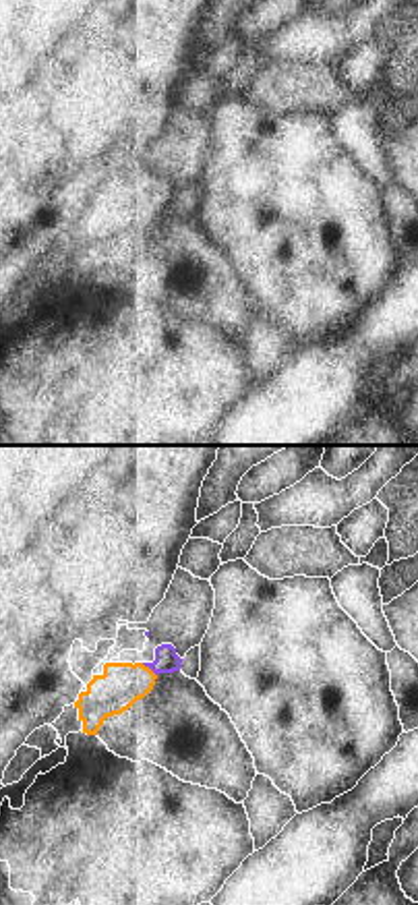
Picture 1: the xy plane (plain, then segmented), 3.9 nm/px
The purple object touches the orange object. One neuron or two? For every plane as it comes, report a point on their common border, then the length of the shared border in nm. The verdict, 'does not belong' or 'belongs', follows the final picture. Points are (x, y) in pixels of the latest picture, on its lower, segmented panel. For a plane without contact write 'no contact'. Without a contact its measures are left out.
(150, 667) | 80 nm

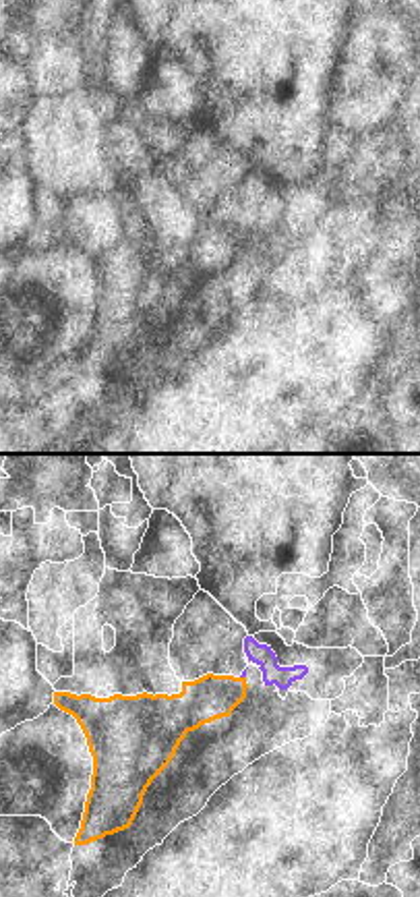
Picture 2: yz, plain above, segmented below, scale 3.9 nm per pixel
(243, 676) | 30 nm

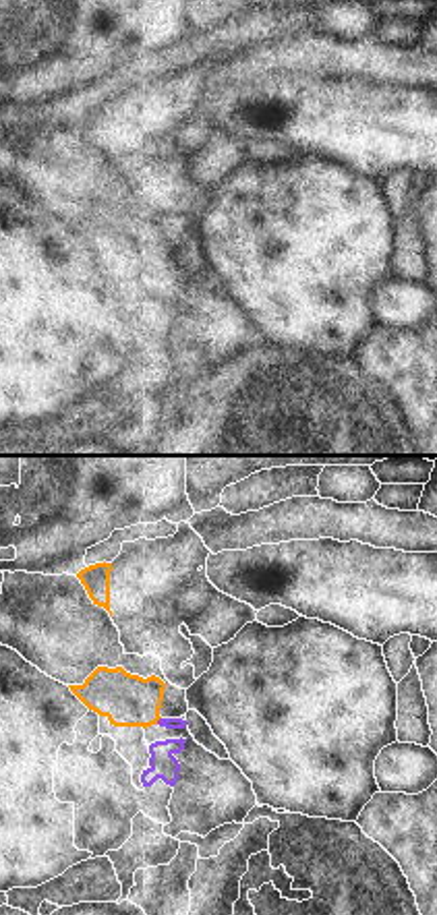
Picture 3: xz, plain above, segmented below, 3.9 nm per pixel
(158, 721) | 40 nm

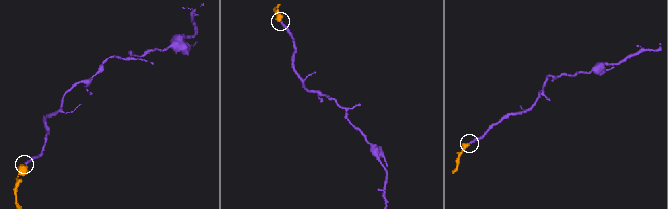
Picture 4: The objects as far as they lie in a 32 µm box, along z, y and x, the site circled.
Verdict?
belongs

